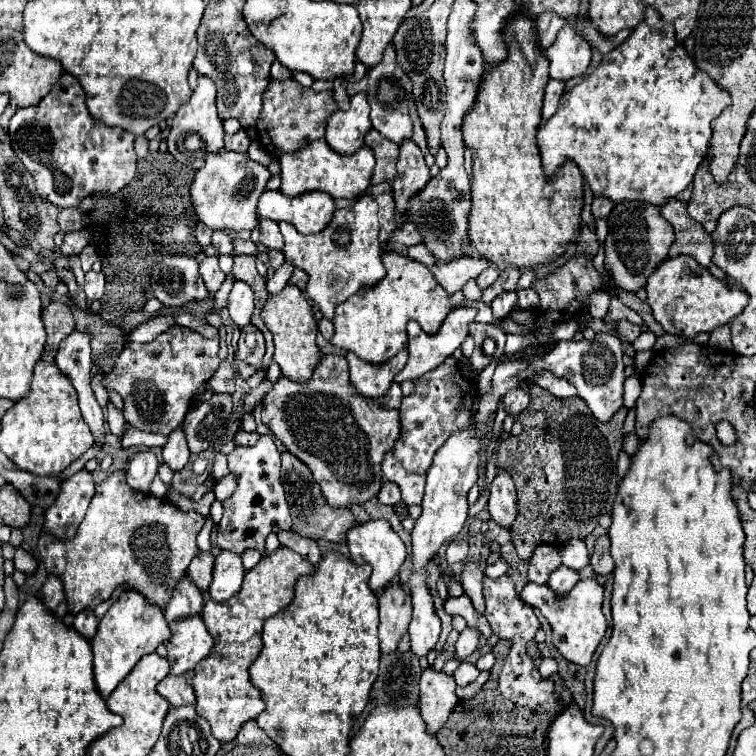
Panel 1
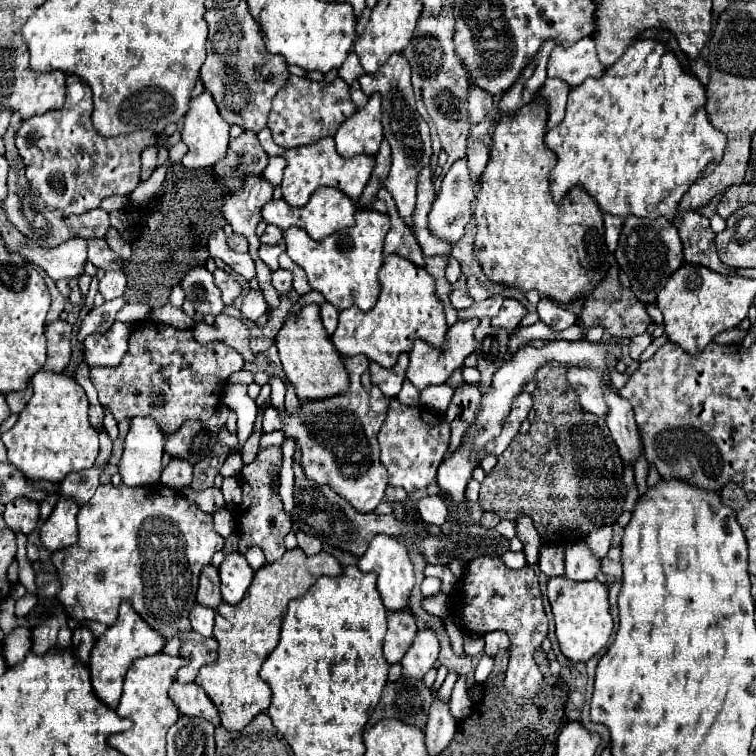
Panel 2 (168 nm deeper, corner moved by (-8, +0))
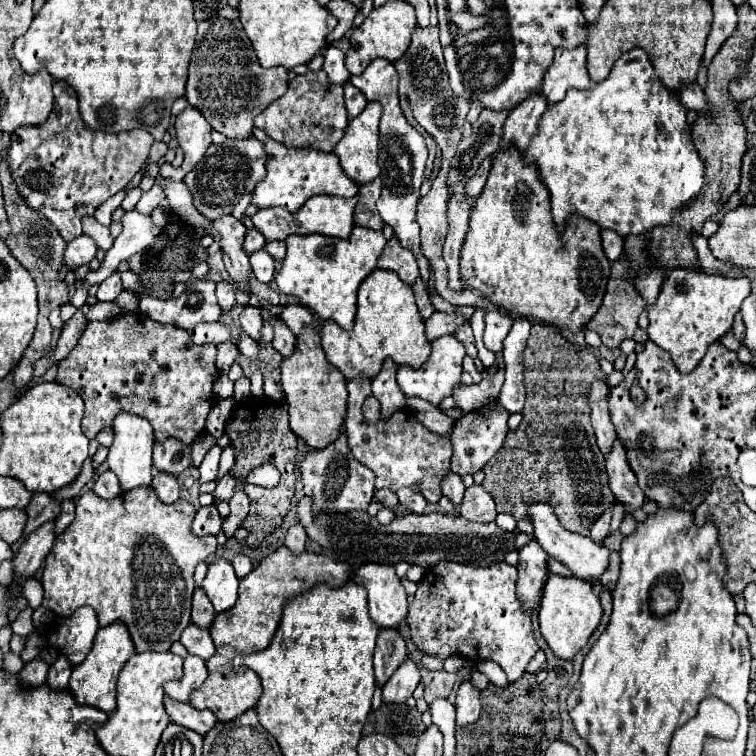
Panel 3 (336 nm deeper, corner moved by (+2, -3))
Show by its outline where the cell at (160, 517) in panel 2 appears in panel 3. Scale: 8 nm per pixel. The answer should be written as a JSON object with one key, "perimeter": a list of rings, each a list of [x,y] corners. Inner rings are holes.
{"perimeter":[[[140,486],[136,490],[122,492],[120,496],[112,498],[112,500],[102,500],[92,490],[82,494],[78,498],[78,502],[76,502],[76,518],[74,518],[74,522],[56,538],[56,546],[52,546],[52,554],[48,554],[48,558],[46,558],[46,566],[44,566],[44,574],[42,574],[42,586],[44,586],[44,602],[42,602],[42,606],[52,610],[52,612],[56,612],[58,616],[70,616],[80,606],[92,606],[96,610],[96,614],[98,614],[100,626],[108,626],[108,624],[112,624],[116,620],[126,624],[126,628],[128,628],[128,632],[132,636],[136,652],[148,652],[148,650],[166,652],[166,650],[170,650],[170,646],[180,640],[182,630],[190,624],[190,602],[192,602],[192,594],[194,594],[194,568],[196,568],[198,562],[204,562],[210,554],[214,554],[216,546],[218,546],[214,536],[194,536],[192,534],[190,526],[192,526],[194,514],[196,514],[194,506],[190,502],[186,502],[186,500],[178,500],[176,504],[160,502],[156,492],[152,490],[152,486]]]}

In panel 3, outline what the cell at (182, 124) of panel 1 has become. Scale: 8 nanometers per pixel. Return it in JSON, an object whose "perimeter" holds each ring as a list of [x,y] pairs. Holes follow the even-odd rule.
{"perimeter":[[[188,106],[182,114],[176,116],[174,128],[176,128],[178,146],[184,152],[184,162],[180,168],[174,168],[168,164],[160,166],[160,176],[180,182],[196,166],[196,162],[206,154],[208,146],[212,144],[212,140],[210,140],[212,128],[202,118],[202,114],[198,110],[194,110],[192,106]]]}

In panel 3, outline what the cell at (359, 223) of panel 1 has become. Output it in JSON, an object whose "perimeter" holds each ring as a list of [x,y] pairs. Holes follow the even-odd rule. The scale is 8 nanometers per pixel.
{"perimeter":[[[354,226],[350,240],[340,240],[322,234],[294,234],[286,238],[286,258],[276,274],[278,290],[296,296],[322,320],[334,320],[344,330],[352,330],[356,316],[356,292],[360,282],[376,270],[376,262],[386,246],[382,230]]]}

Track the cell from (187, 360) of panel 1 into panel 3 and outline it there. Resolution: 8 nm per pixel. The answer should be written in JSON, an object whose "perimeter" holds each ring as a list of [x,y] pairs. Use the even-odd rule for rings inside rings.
{"perimeter":[[[122,314],[110,322],[88,322],[74,350],[58,362],[56,382],[70,386],[82,396],[86,404],[82,430],[88,438],[94,438],[102,428],[112,428],[116,414],[128,412],[146,418],[152,424],[156,442],[178,438],[184,444],[192,444],[194,438],[204,434],[206,416],[214,404],[212,386],[216,378],[216,344],[196,346],[182,328],[172,324],[158,324],[148,316]]]}

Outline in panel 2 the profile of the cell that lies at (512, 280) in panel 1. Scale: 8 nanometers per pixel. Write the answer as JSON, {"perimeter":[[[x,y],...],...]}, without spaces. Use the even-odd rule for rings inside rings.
{"perimeter":[[[492,295],[492,297],[484,299],[484,301],[480,301],[480,303],[472,303],[468,309],[458,311],[458,319],[472,319],[472,317],[482,319],[482,317],[494,317],[494,315],[500,311],[502,301],[504,301],[502,295]]]}

